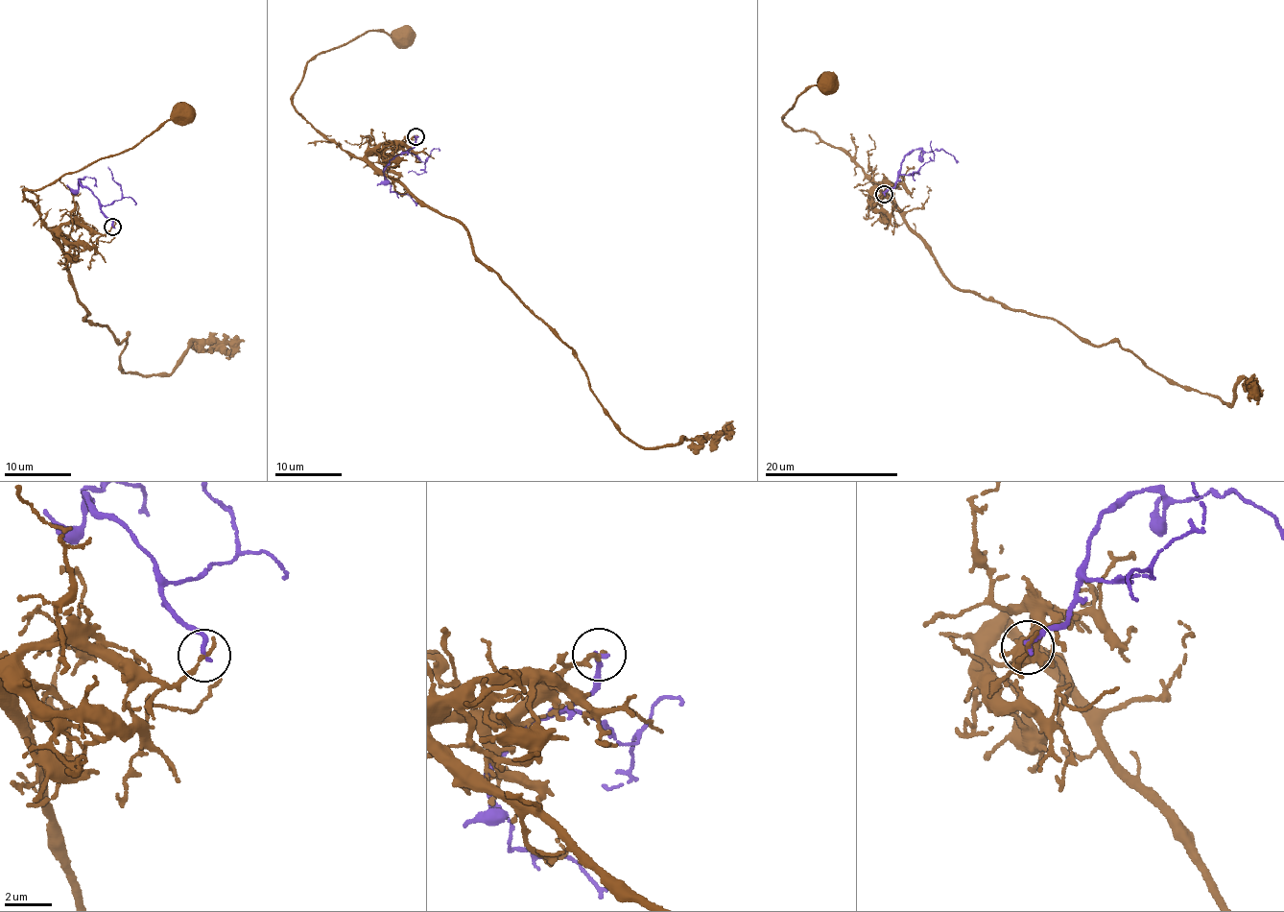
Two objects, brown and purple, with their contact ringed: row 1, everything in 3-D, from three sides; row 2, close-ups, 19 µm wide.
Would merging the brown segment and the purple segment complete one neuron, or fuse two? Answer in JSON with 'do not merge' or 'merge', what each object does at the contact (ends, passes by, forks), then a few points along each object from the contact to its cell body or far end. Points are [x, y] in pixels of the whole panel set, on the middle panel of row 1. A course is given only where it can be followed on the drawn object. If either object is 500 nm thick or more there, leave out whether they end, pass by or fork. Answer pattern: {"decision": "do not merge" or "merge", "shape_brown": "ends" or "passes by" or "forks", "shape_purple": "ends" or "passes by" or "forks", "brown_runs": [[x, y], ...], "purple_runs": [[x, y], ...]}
{"decision": "do not merge", "shape_brown": "ends", "shape_purple": "ends", "brown_runs": [[416, 136], [367, 158], [464, 227], [474, 254], [576, 354], [612, 424], [644, 447], [722, 433], [731, 420]], "purple_runs": [[416, 136], [415, 145], [388, 162], [384, 170], [391, 191], [406, 193], [418, 204]]}

